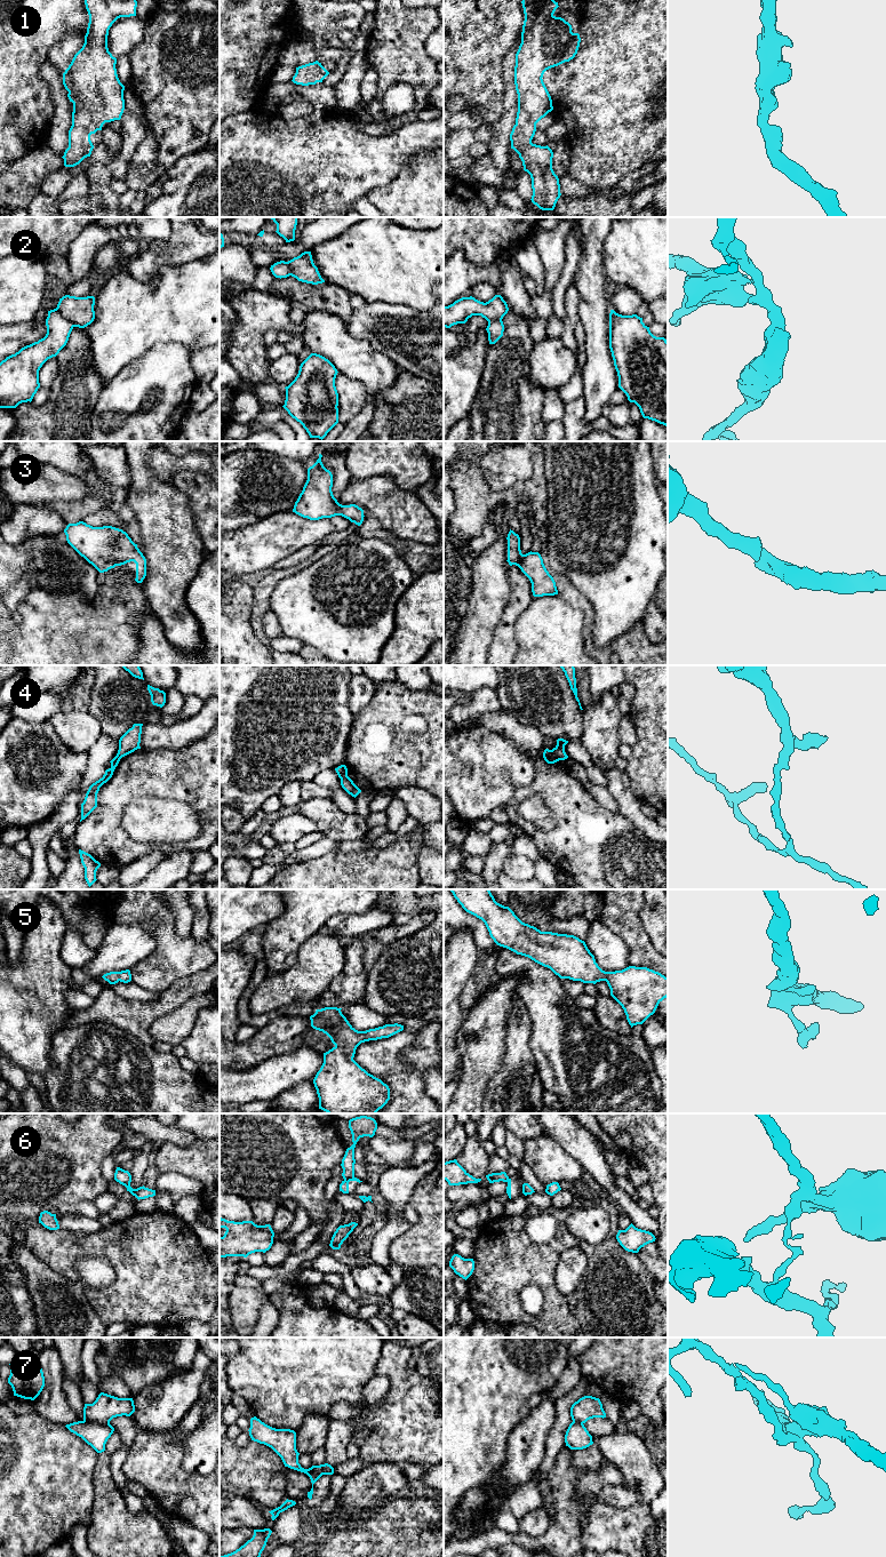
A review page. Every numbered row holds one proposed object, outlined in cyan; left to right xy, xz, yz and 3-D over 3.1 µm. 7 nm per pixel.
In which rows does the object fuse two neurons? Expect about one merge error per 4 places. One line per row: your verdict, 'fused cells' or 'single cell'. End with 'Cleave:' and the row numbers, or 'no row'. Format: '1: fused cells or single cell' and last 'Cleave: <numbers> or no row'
1: single cell
2: fused cells
3: single cell
4: fused cells
5: single cell
6: fused cells
7: fused cells
Cleave: 2, 4, 6, 7

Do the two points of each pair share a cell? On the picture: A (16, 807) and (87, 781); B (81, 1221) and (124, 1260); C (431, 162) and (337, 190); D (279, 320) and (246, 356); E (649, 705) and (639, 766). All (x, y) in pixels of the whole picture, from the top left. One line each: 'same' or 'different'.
A: different
B: different
C: different
D: same
E: same

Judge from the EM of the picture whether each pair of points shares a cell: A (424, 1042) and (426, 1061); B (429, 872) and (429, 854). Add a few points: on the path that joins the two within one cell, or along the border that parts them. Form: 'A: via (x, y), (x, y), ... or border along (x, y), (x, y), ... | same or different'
A: via (425, 1046), (425, 1056) | same
B: via (429, 868), (429, 859) | same

